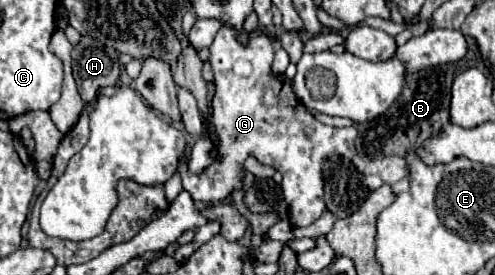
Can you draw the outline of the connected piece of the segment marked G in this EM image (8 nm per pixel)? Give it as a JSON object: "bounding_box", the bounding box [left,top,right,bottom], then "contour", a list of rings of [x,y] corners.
{"bounding_box":[179,27,357,227],"contour":[[[221,27],[217,37],[213,39],[209,47],[209,61],[215,73],[215,95],[211,101],[211,125],[217,133],[219,145],[217,145],[217,155],[219,159],[213,159],[213,163],[201,171],[193,173],[189,171],[189,155],[191,155],[191,145],[185,147],[183,159],[179,163],[179,175],[183,181],[183,189],[189,191],[189,195],[195,201],[203,203],[213,203],[213,201],[223,201],[231,197],[233,191],[241,189],[243,185],[243,173],[245,173],[245,159],[255,157],[259,163],[273,167],[275,171],[281,171],[283,175],[283,197],[289,207],[289,221],[293,227],[307,227],[313,221],[317,221],[325,213],[325,203],[323,203],[323,163],[325,159],[331,159],[333,155],[341,155],[343,159],[353,159],[357,155],[355,149],[355,137],[357,129],[355,127],[327,127],[323,125],[311,111],[297,99],[293,91],[293,79],[287,75],[275,75],[271,69],[273,63],[273,39],[263,35],[263,33],[249,33],[249,43],[241,43],[237,39],[237,31],[233,27]]]}

